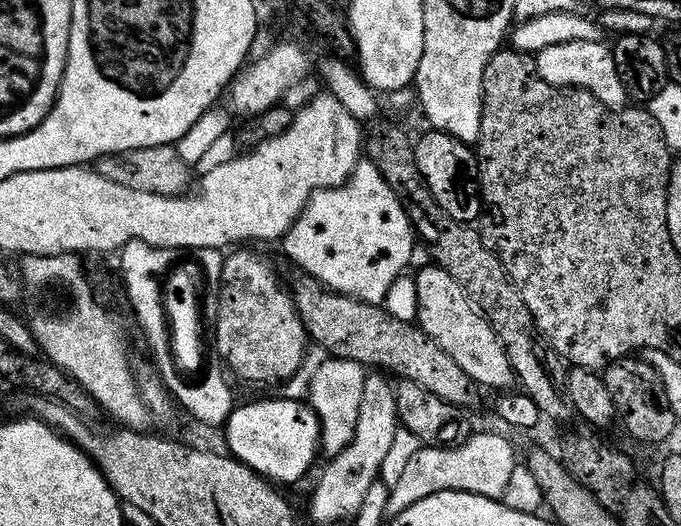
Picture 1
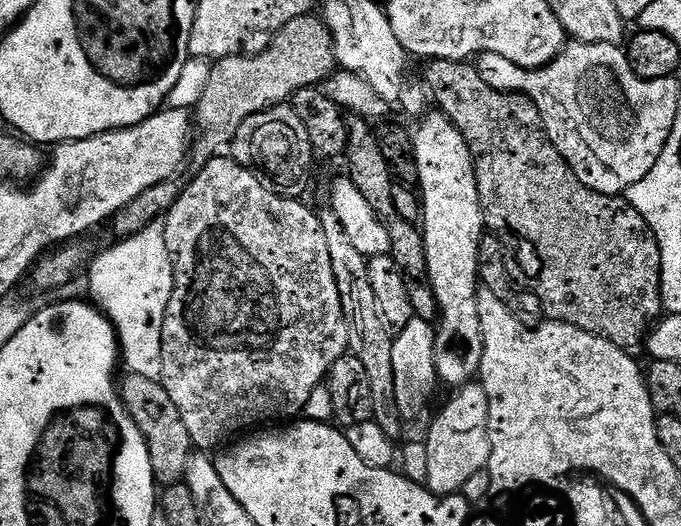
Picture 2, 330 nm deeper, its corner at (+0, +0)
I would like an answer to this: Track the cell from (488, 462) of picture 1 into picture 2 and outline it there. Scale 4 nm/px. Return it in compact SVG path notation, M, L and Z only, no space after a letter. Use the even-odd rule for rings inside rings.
M483 383L461 384L436 412L424 436L424 477L422 483L434 494L450 496L459 493L462 482L475 472L487 468L490 454L488 437L488 399Z

